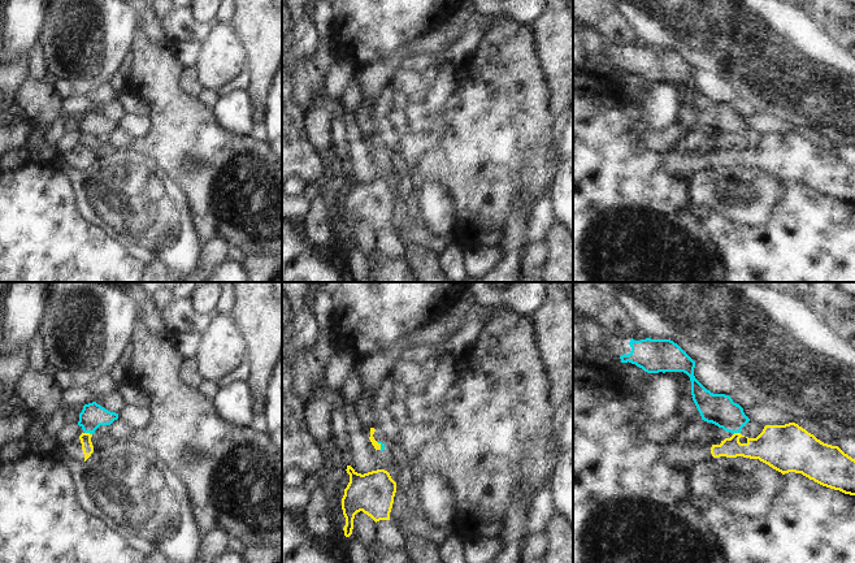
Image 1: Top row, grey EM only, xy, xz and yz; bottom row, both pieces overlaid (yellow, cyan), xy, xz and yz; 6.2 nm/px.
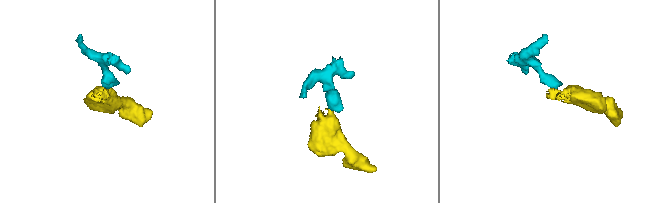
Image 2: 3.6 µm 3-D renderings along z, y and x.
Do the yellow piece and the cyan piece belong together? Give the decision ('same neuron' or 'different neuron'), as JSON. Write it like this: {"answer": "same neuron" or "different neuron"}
{"answer": "different neuron"}

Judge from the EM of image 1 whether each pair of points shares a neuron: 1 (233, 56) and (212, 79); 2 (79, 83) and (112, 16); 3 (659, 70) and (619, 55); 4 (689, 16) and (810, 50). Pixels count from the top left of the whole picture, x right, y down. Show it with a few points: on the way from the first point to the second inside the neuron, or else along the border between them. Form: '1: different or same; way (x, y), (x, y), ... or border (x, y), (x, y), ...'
1: same; way (228, 61), (215, 74)
2: same; way (87, 66), (90, 44), (99, 33)
3: same; way (649, 63), (629, 59)
4: same; way (719, 25), (771, 50), (780, 50)

